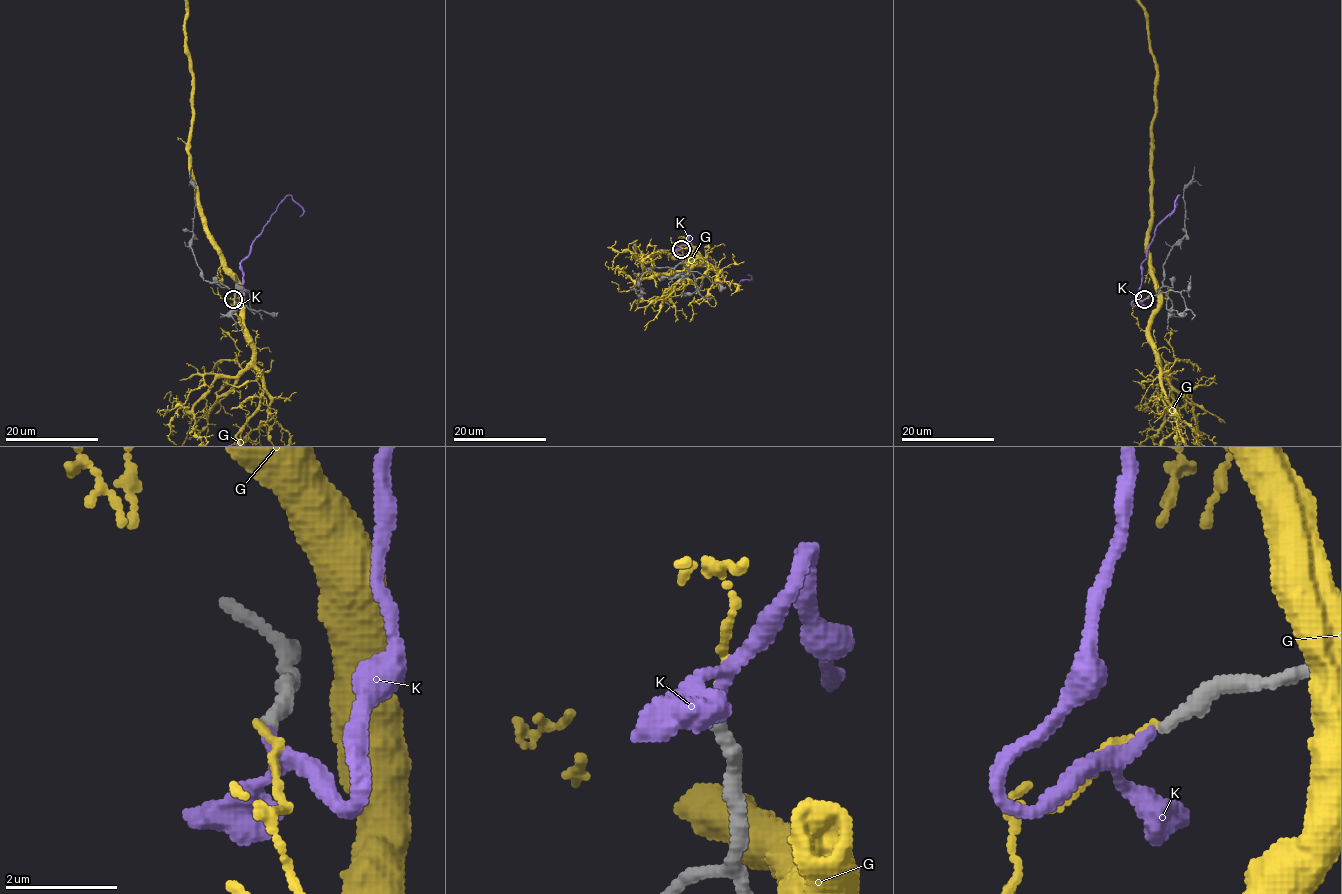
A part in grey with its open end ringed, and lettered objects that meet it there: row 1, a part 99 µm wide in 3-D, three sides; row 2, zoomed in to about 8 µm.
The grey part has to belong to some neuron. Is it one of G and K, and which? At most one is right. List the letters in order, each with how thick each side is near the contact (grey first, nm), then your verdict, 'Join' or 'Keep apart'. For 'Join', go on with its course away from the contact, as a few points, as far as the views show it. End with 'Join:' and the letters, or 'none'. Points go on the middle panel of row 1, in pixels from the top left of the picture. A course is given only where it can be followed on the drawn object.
G: Thickness 260 nm (grey) against 110 nm. Keep apart
K: Thickness 260 nm (grey) against 170 nm. Join. Its course: (681, 249), (688, 236), (692, 243), (688, 246), (710, 260), (725, 279), (736, 283), (750, 279), (747, 275)
Join: K

